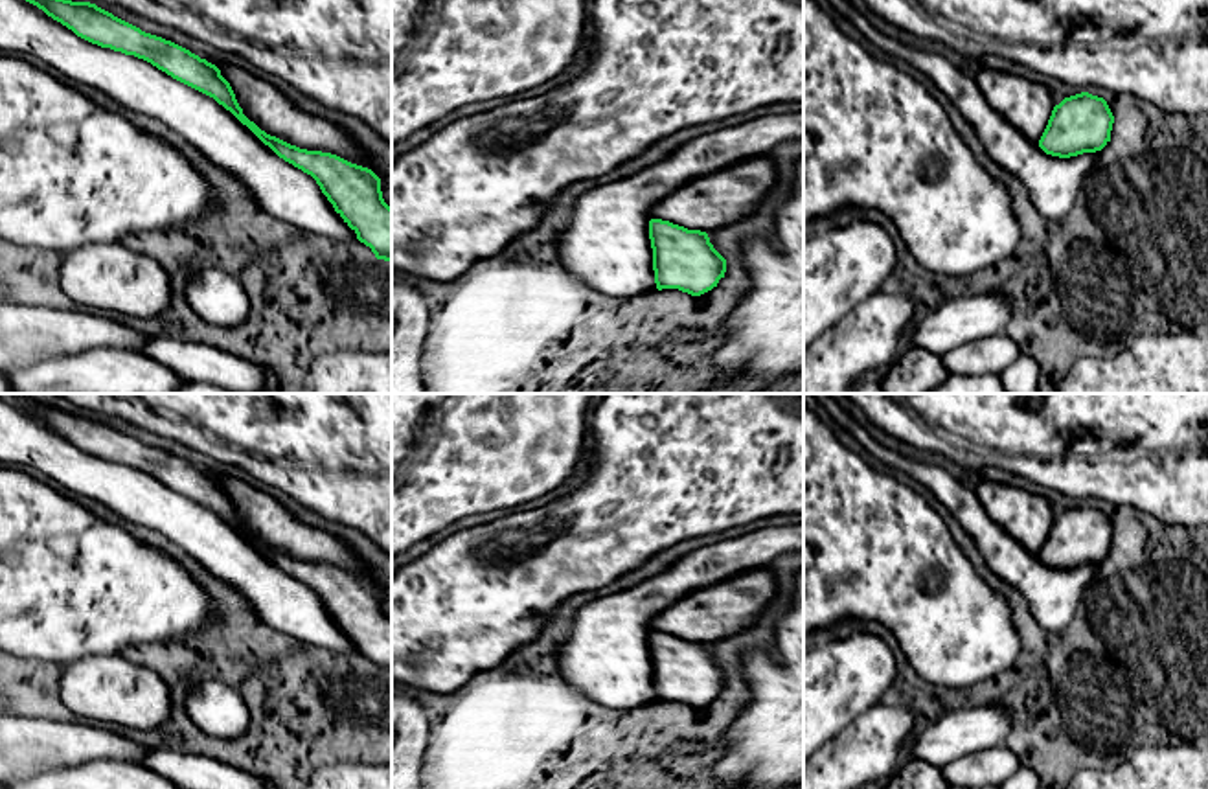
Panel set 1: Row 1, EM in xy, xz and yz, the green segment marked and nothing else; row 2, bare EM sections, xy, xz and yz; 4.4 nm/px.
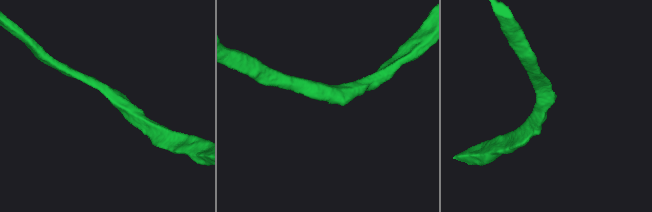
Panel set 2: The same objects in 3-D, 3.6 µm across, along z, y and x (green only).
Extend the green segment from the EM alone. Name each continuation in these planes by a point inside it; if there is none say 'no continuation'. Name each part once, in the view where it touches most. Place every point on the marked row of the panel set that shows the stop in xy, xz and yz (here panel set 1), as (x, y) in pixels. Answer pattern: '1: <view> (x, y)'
no continuation

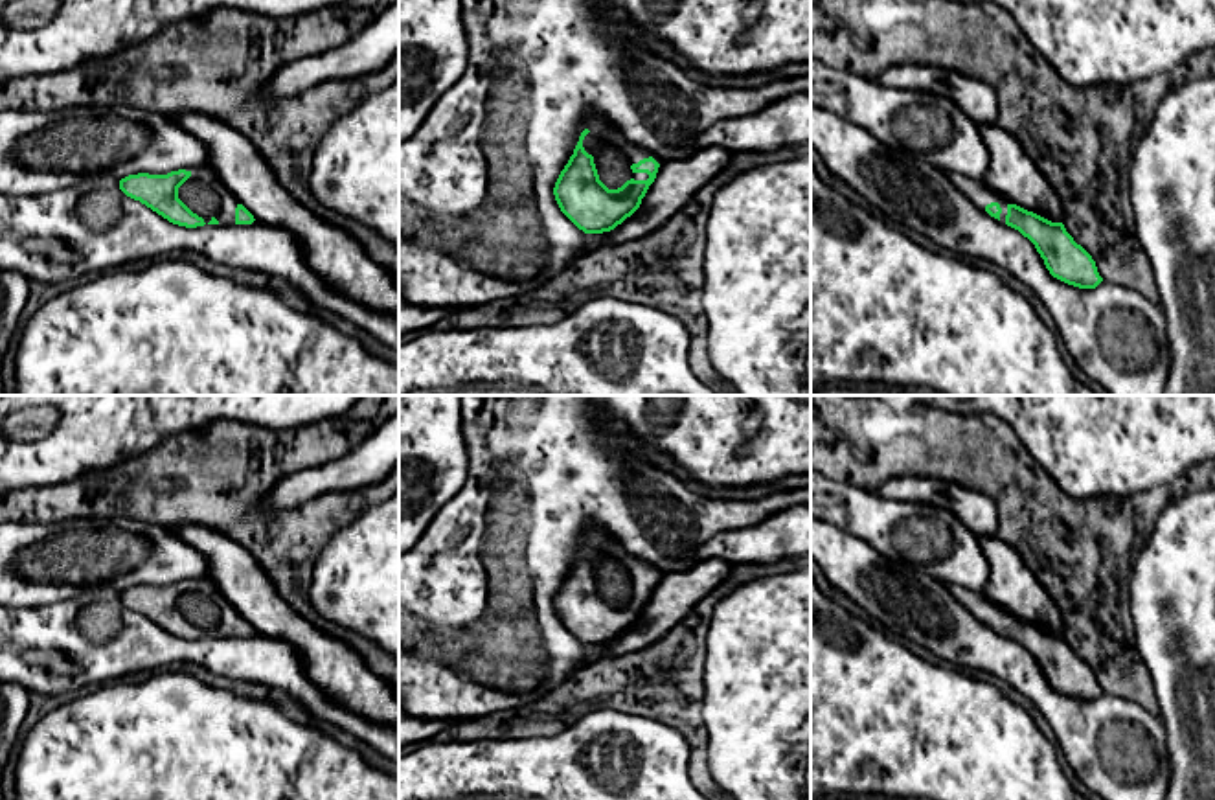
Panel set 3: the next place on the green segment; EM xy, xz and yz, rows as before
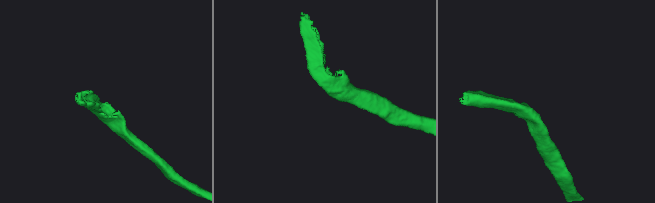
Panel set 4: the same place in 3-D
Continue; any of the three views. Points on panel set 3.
1: xz (613, 155)

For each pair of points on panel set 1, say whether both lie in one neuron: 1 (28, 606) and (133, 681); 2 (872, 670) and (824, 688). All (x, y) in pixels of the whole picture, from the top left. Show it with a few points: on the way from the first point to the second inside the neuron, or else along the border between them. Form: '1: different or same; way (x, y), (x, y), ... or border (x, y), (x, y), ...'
1: different; border (120, 651), (79, 657), (63, 664)
2: same; way (861, 670), (835, 679)

